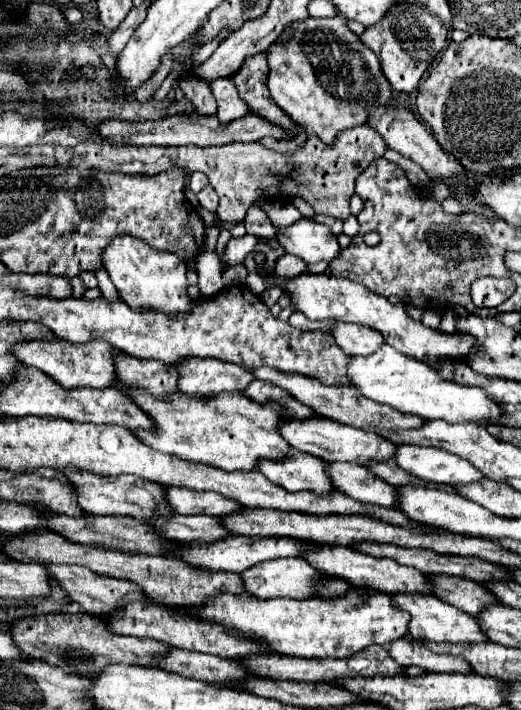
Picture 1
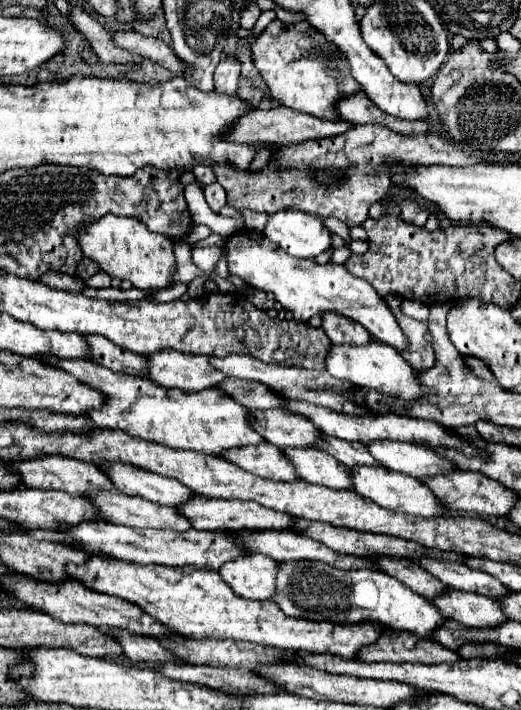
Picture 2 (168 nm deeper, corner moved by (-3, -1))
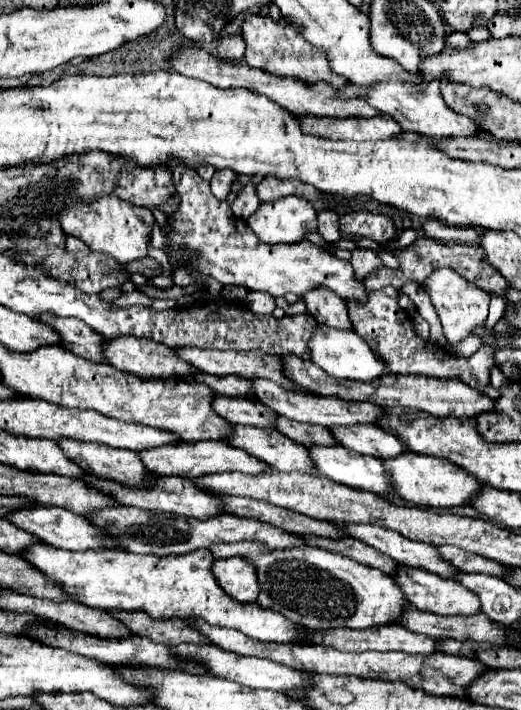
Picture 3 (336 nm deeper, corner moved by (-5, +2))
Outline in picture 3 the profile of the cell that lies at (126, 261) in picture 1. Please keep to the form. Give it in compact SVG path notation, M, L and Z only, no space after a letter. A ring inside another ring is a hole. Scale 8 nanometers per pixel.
M100 197L92 203L70 205L60 211L60 225L64 233L82 239L96 253L110 253L122 265L148 255L148 235L154 227L154 217L146 207L136 207L118 197Z

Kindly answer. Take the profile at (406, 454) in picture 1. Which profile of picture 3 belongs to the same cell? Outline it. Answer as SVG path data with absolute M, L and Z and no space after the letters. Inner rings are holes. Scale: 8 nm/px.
M350 425L348 429L332 429L336 443L344 445L362 455L372 455L378 459L398 457L400 453L408 451L398 437L380 429L378 425Z

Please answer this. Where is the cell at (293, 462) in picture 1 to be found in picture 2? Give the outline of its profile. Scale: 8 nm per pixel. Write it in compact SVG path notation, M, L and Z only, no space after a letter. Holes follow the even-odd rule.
M262 442L256 448L232 448L228 452L222 452L222 458L226 458L228 462L244 468L250 474L262 476L262 478L270 478L270 480L300 480L298 474L294 472L294 464L290 464L290 460L286 458L286 454L270 444L270 442Z

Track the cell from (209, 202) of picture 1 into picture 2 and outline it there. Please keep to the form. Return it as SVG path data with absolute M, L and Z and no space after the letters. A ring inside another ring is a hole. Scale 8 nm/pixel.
M218 182L204 186L204 194L206 194L208 206L210 206L214 212L220 212L220 208L226 204L226 192L224 192L224 188L222 188Z

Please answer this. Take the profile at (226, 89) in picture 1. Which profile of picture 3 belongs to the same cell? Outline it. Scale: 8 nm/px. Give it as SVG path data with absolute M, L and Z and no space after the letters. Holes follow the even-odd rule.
M226 35L218 43L218 57L222 61L238 61L244 55L244 39L242 35Z

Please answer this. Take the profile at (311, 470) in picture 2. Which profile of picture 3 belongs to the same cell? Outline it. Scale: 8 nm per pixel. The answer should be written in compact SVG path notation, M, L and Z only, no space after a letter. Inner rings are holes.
M232 425L232 429L236 433L228 437L228 445L244 449L278 471L310 473L314 469L306 447L290 441L276 429L252 429L252 425Z

